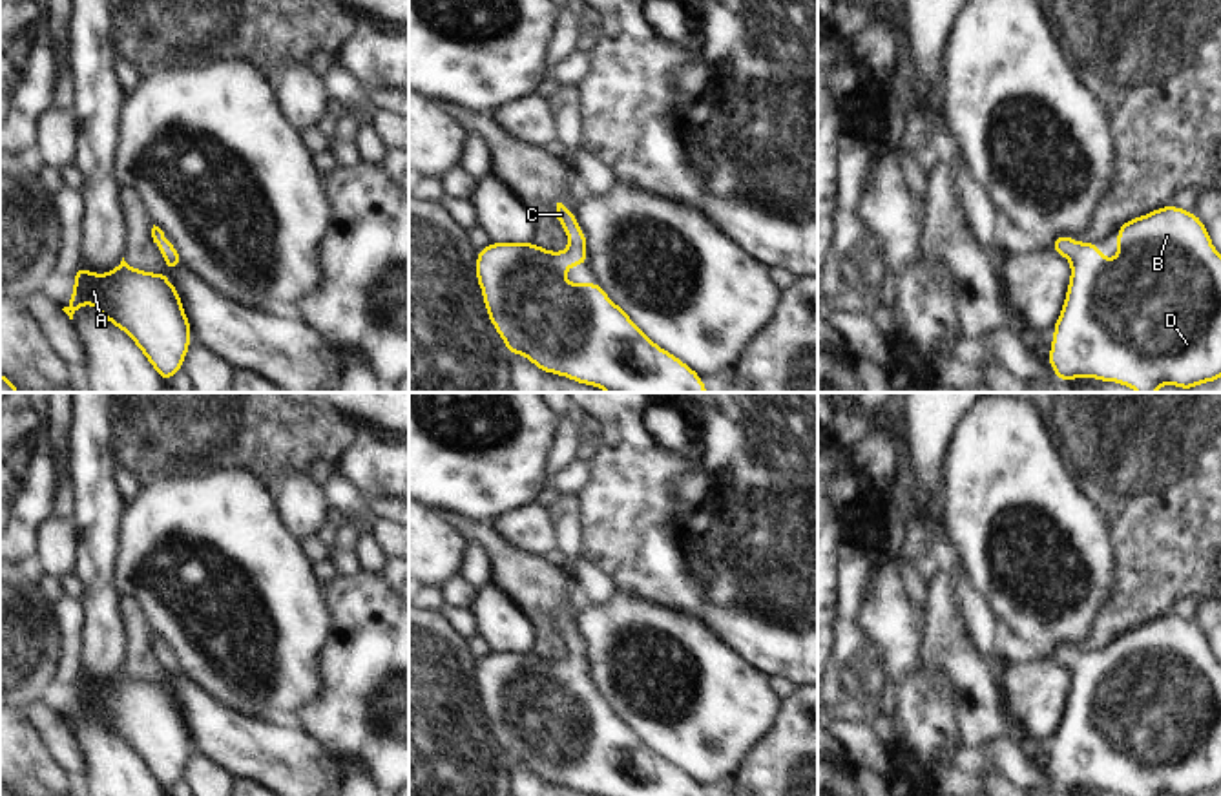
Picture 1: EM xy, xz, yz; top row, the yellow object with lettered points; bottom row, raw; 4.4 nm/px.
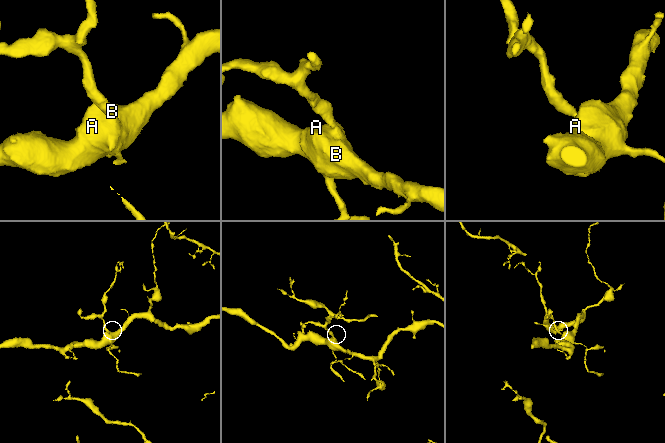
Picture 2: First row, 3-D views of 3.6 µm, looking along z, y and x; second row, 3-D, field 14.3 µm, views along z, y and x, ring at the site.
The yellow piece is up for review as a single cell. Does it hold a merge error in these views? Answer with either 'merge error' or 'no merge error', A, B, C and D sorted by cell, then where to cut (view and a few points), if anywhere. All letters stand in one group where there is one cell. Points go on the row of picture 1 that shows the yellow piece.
no merge error; groups A B C D; cut none

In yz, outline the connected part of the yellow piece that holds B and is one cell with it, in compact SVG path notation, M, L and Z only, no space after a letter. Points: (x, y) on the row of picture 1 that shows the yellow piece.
M1170 204L1128 219L1117 228L1115 261L1068 234L1051 250L1071 267L1046 358L1057 380L1088 376L1155 393L1164 383L1188 391L1221 378L1221 256L1197 214Z

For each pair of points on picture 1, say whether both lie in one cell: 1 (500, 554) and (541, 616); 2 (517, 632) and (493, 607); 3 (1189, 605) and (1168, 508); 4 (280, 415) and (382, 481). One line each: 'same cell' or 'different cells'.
1: same cell
2: same cell
3: different cells
4: different cells

